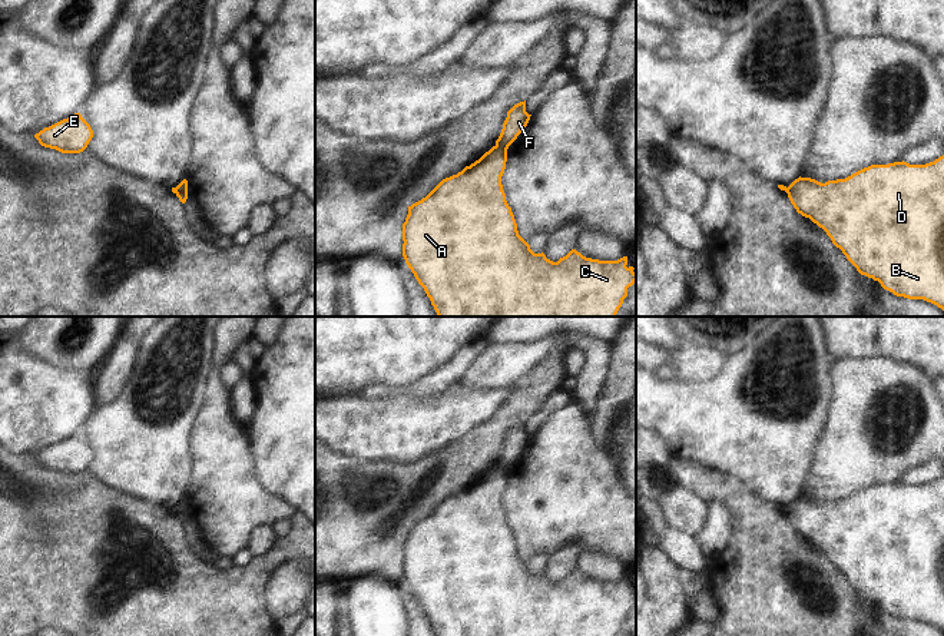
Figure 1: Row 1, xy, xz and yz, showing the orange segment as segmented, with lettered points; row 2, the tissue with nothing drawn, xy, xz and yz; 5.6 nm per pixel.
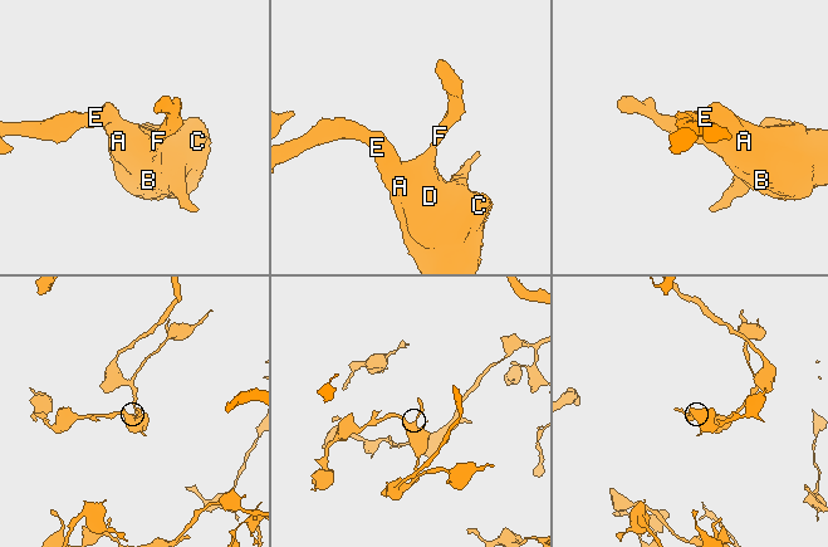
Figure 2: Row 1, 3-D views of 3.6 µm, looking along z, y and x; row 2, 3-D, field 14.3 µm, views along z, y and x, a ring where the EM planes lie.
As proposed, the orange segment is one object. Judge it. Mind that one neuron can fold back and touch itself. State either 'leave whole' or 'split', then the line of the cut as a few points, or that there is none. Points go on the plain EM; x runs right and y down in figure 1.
split; cut xz (496, 466), (506, 470)

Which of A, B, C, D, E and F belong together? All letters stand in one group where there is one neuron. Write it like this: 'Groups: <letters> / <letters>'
Groups: A B C D E / F

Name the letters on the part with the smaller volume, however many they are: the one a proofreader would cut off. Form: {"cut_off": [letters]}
{"cut_off": ["F"]}

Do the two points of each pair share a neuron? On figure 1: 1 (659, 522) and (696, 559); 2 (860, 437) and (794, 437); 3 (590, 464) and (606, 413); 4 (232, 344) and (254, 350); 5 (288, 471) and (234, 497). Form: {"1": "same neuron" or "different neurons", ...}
{"1": "same neuron", "2": "different neurons", "3": "different neurons", "4": "different neurons", "5": "different neurons"}

